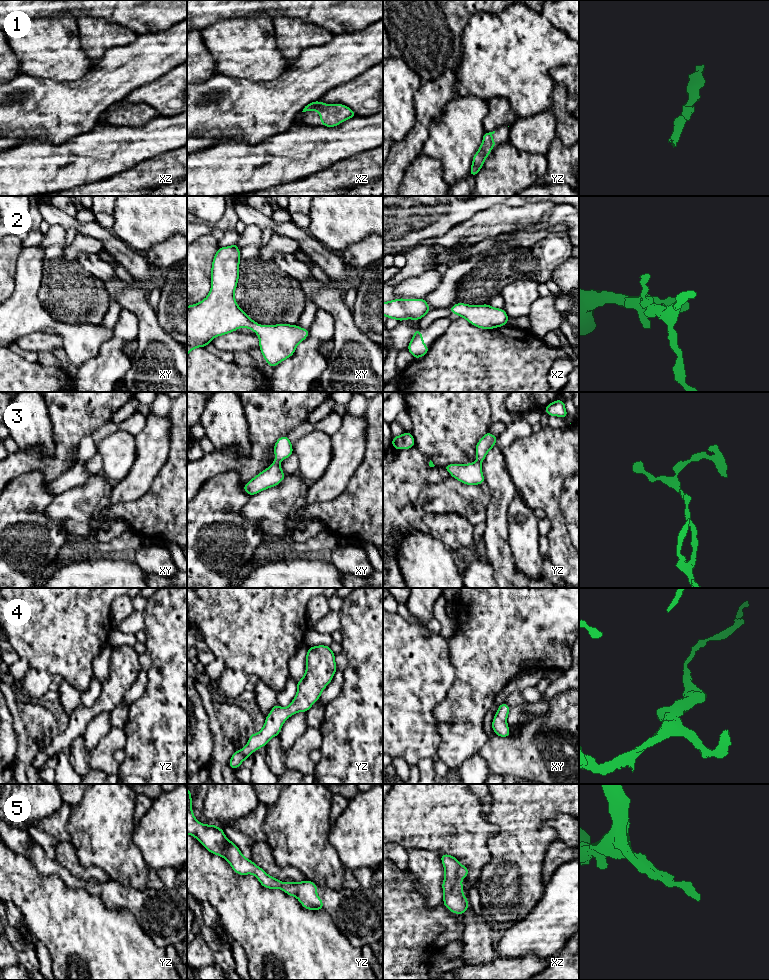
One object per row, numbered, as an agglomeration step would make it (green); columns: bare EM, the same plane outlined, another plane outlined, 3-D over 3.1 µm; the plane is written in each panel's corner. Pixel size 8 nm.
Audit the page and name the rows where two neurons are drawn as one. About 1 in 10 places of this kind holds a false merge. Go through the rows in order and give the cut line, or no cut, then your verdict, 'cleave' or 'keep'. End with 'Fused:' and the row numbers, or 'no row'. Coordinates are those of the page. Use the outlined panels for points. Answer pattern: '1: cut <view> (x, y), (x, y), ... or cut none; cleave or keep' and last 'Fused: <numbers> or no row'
1: cut none; keep
2: cut none; keep
3: cut none; keep
4: cut none; keep
5: cut none; keep
Fused: no row

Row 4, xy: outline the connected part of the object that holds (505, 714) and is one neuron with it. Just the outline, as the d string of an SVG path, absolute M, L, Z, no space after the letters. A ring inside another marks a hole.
M504 702L502 703L496 712L495 717L492 721L492 728L496 735L500 737L509 737L510 730L507 725L507 717L509 714L509 710L511 708Z

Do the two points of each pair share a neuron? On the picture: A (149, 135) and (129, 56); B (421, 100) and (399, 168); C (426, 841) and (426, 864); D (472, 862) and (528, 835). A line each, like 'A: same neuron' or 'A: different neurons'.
A: different neurons
B: same neuron
C: different neurons
D: different neurons

